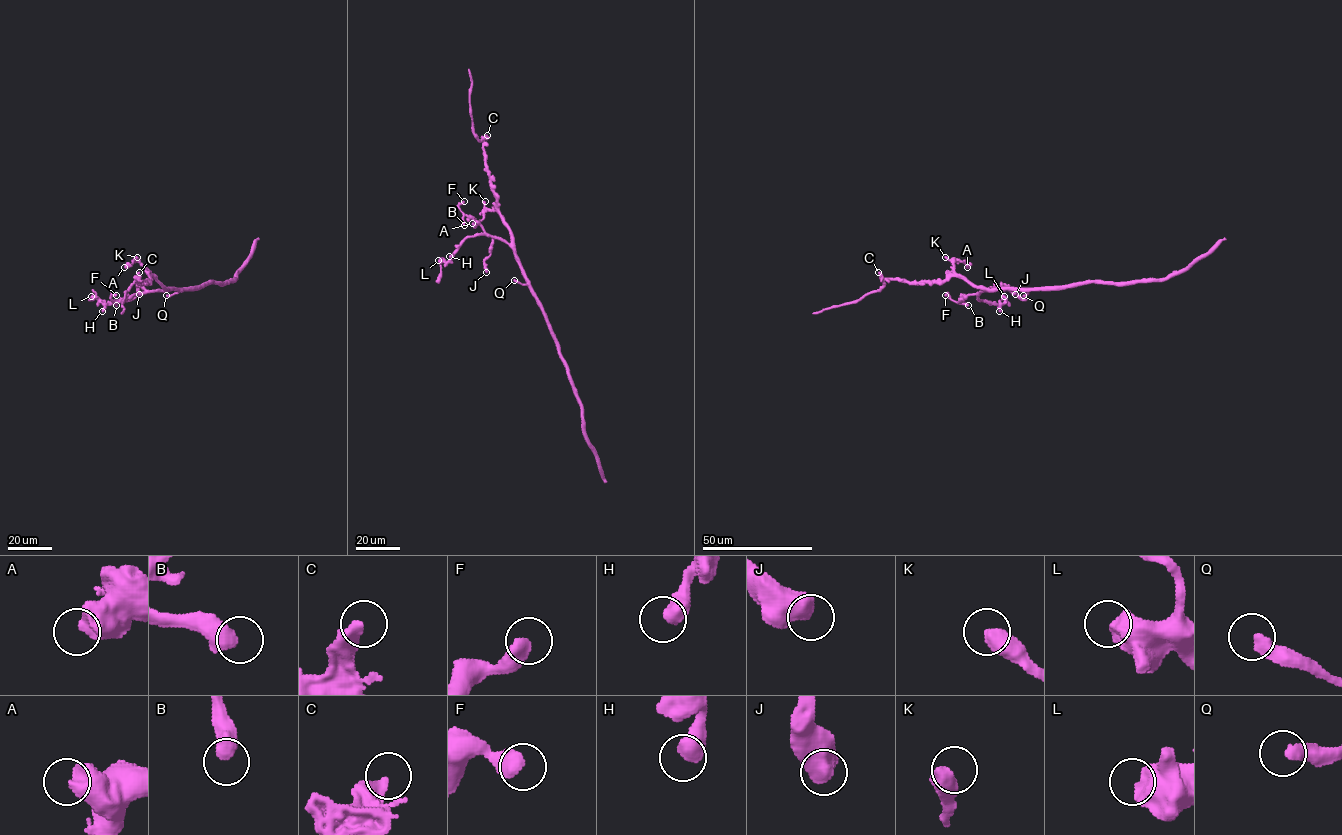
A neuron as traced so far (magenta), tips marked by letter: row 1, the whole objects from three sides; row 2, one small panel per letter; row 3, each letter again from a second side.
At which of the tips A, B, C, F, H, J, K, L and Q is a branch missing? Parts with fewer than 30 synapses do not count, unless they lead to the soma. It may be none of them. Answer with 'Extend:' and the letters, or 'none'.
Extend: none

